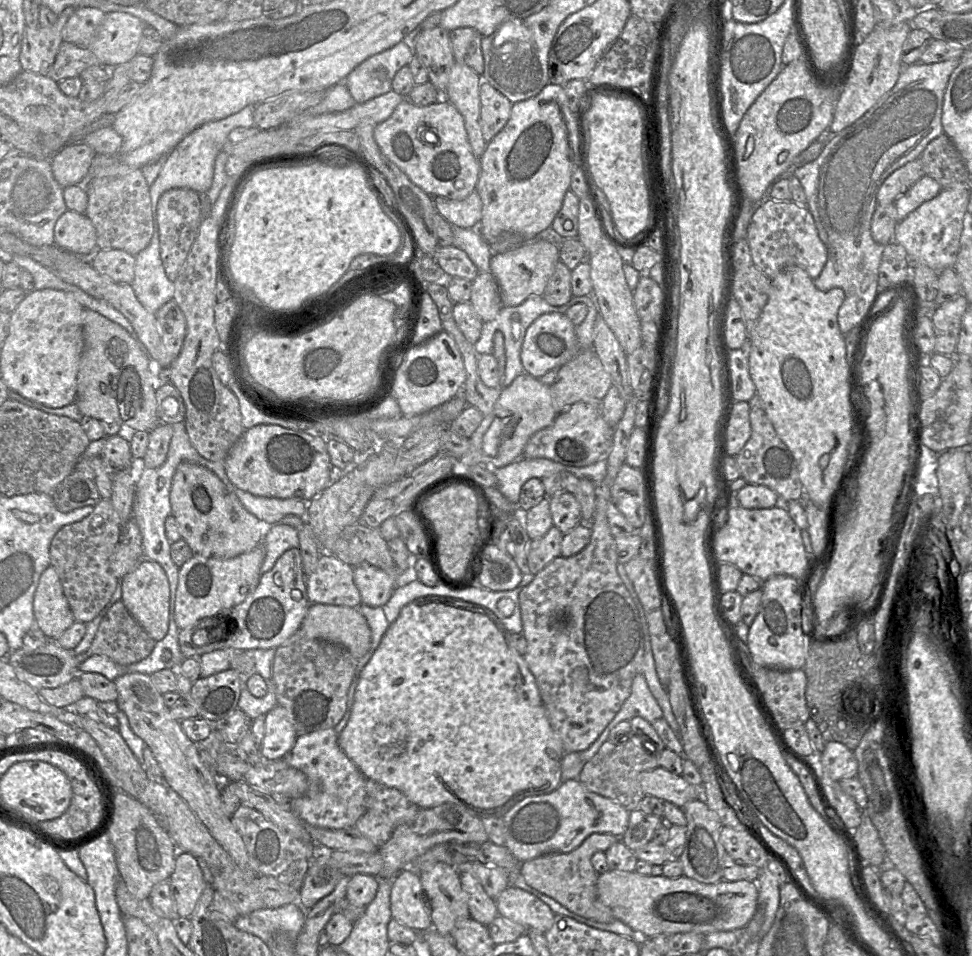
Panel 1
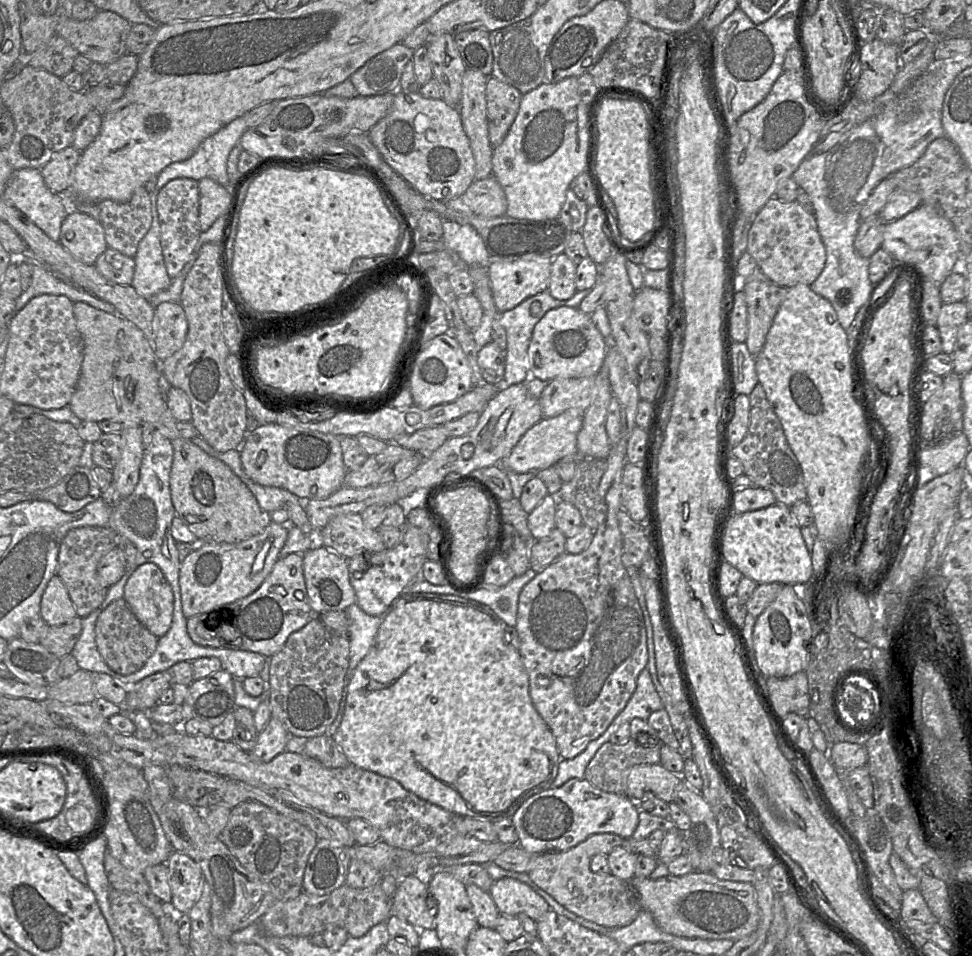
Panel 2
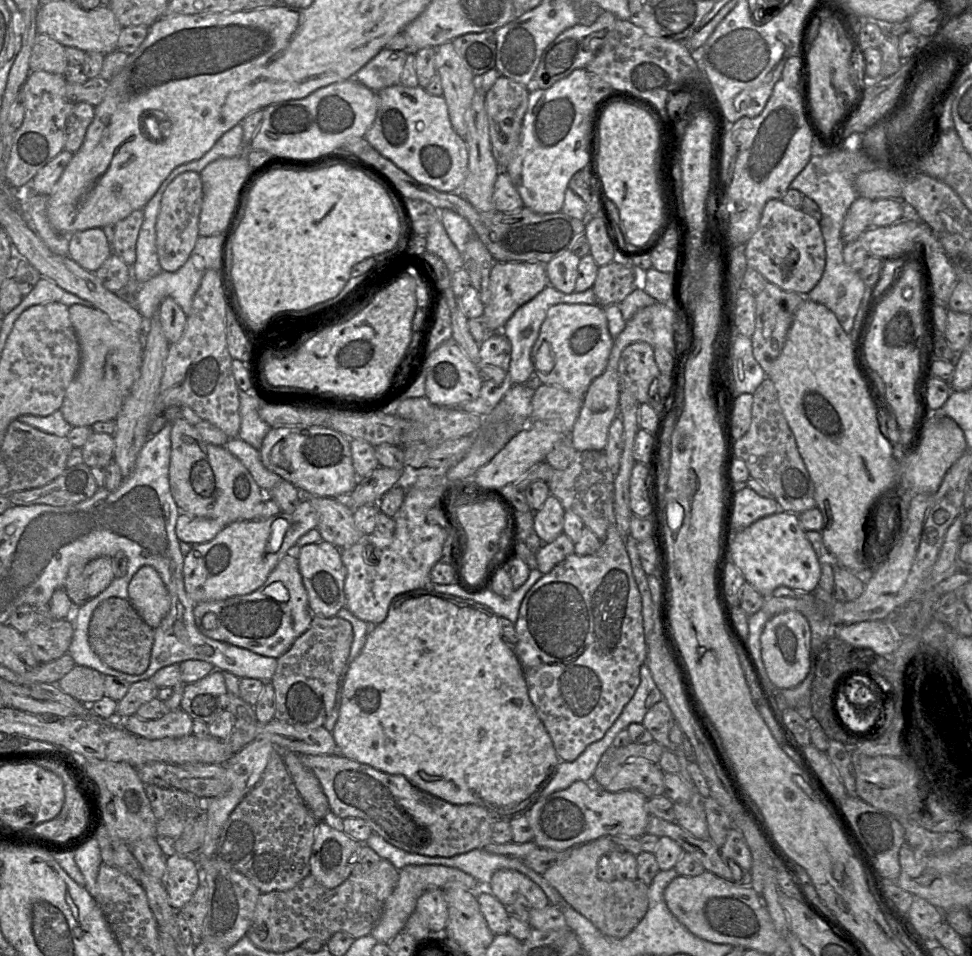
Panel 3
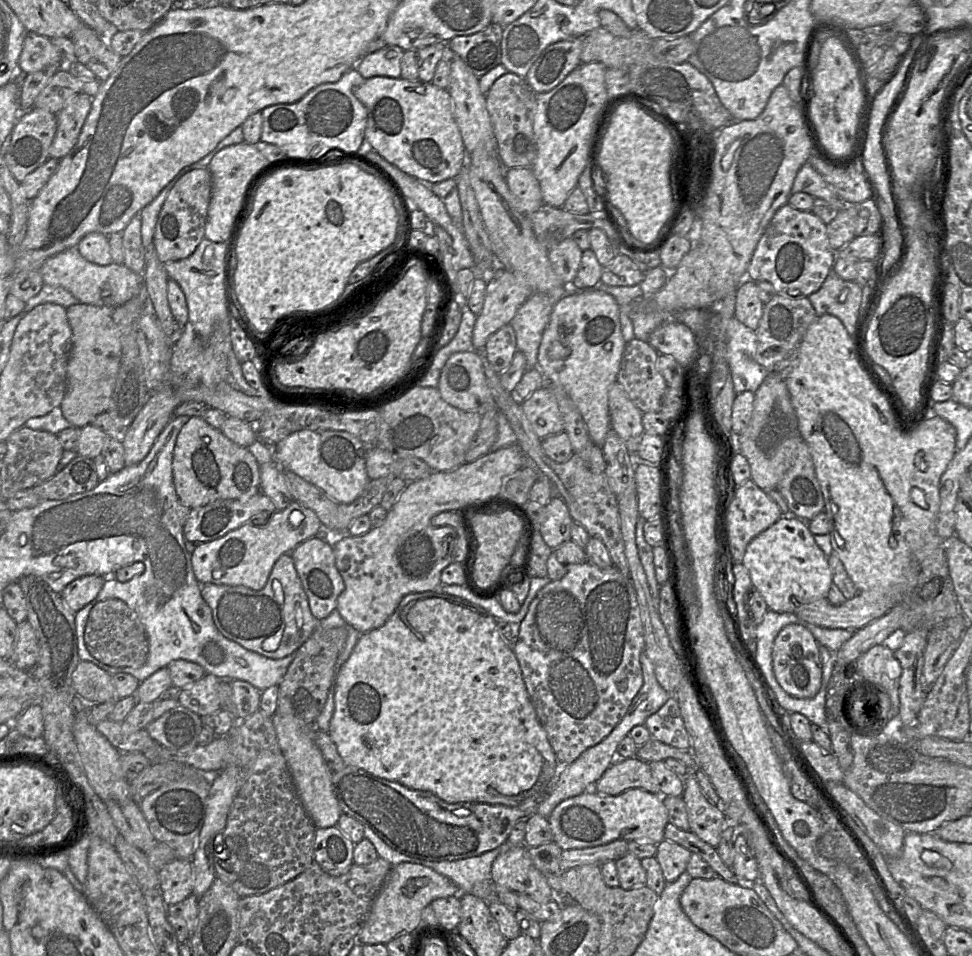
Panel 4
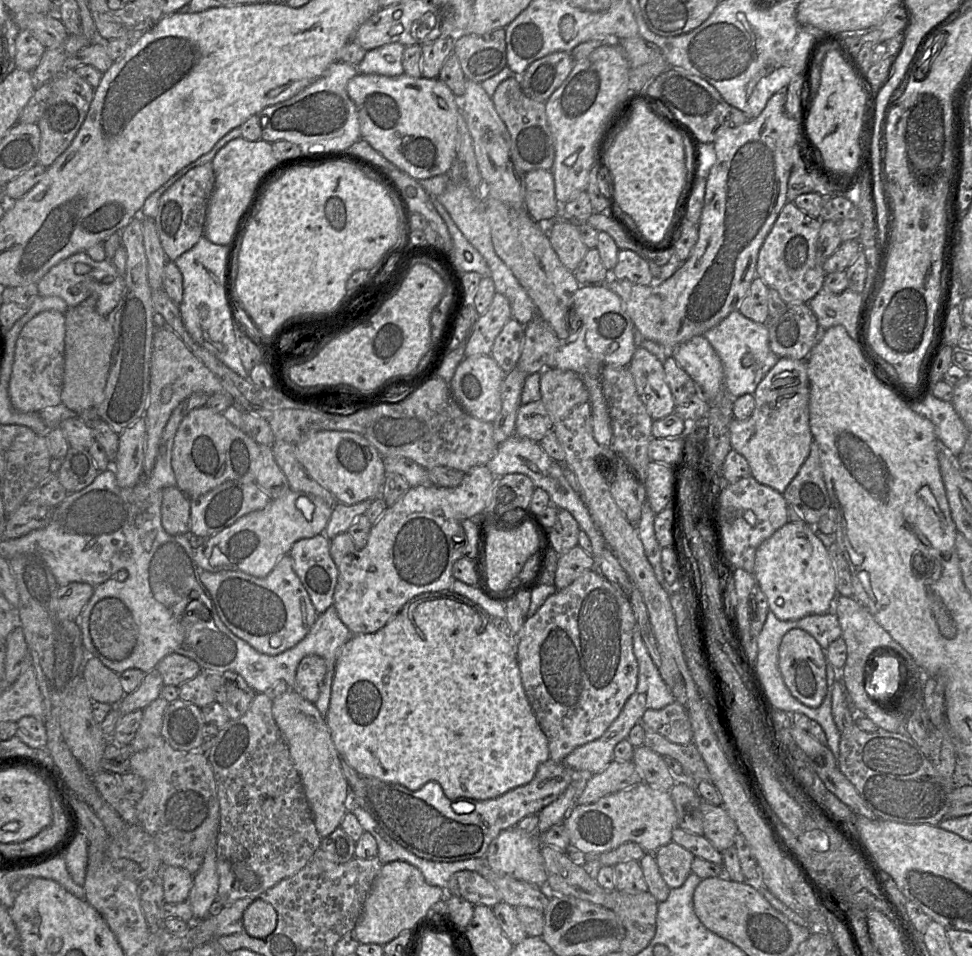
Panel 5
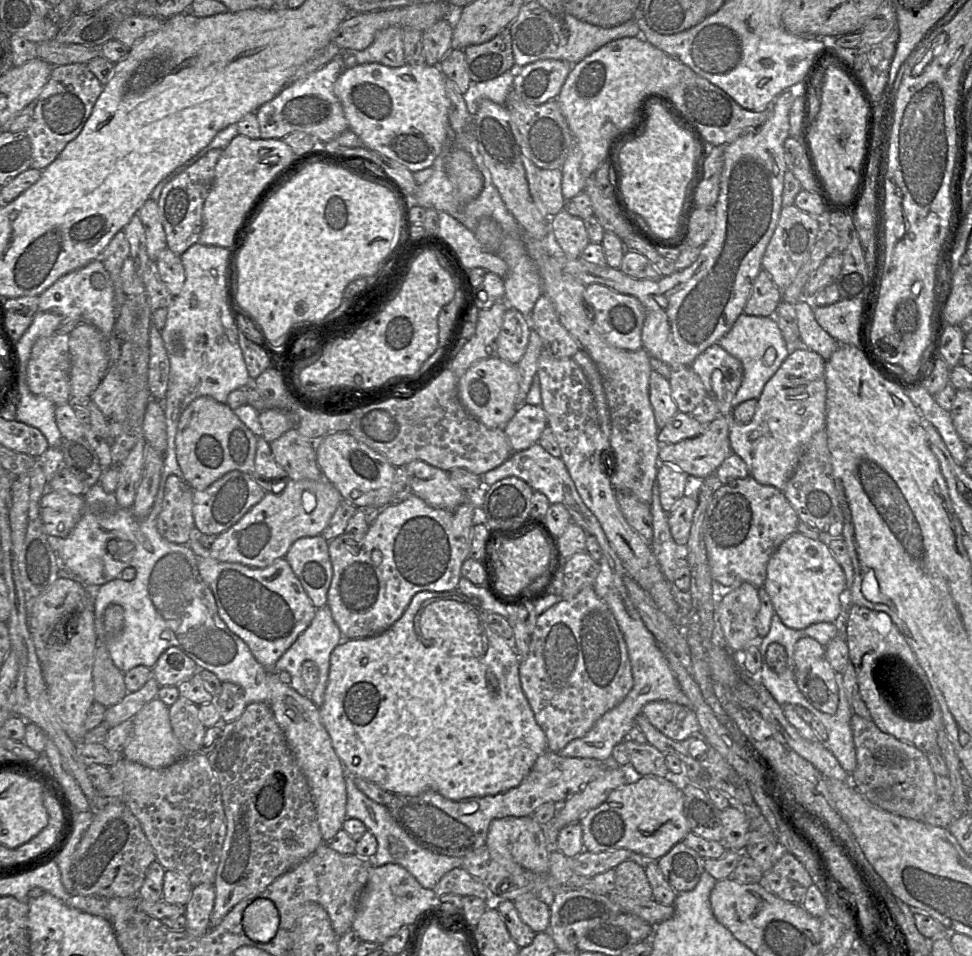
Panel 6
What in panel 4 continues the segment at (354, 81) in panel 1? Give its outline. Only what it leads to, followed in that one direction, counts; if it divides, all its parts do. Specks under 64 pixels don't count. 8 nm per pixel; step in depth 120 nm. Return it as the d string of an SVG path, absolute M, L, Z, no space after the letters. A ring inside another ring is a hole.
M386 45L380 50L363 56L355 65L355 68L365 79L376 76L401 78L401 61L404 52L399 46ZM389 51L395 51L397 56L388 59L386 55Z

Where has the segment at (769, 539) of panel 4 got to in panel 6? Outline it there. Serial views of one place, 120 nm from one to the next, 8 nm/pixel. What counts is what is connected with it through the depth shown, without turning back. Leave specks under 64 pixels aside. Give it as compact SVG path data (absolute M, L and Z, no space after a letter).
M799 531L787 537L771 555L763 584L775 613L792 629L820 622L838 622L844 616L845 574L830 551L827 541L812 539Z

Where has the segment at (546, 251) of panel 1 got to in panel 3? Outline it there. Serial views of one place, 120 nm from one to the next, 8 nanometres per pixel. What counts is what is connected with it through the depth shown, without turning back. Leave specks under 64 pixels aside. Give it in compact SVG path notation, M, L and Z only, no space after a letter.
M530 262L496 263L490 272L489 303L484 308L483 324L488 333L501 332L514 312L533 299L547 285L545 265Z

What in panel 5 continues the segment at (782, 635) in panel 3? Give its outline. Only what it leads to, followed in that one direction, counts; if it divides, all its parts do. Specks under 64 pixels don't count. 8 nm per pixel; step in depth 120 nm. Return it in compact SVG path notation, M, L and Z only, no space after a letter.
M798 628L789 630L779 646L778 667L793 697L811 708L822 704L827 692L826 652L812 635Z

